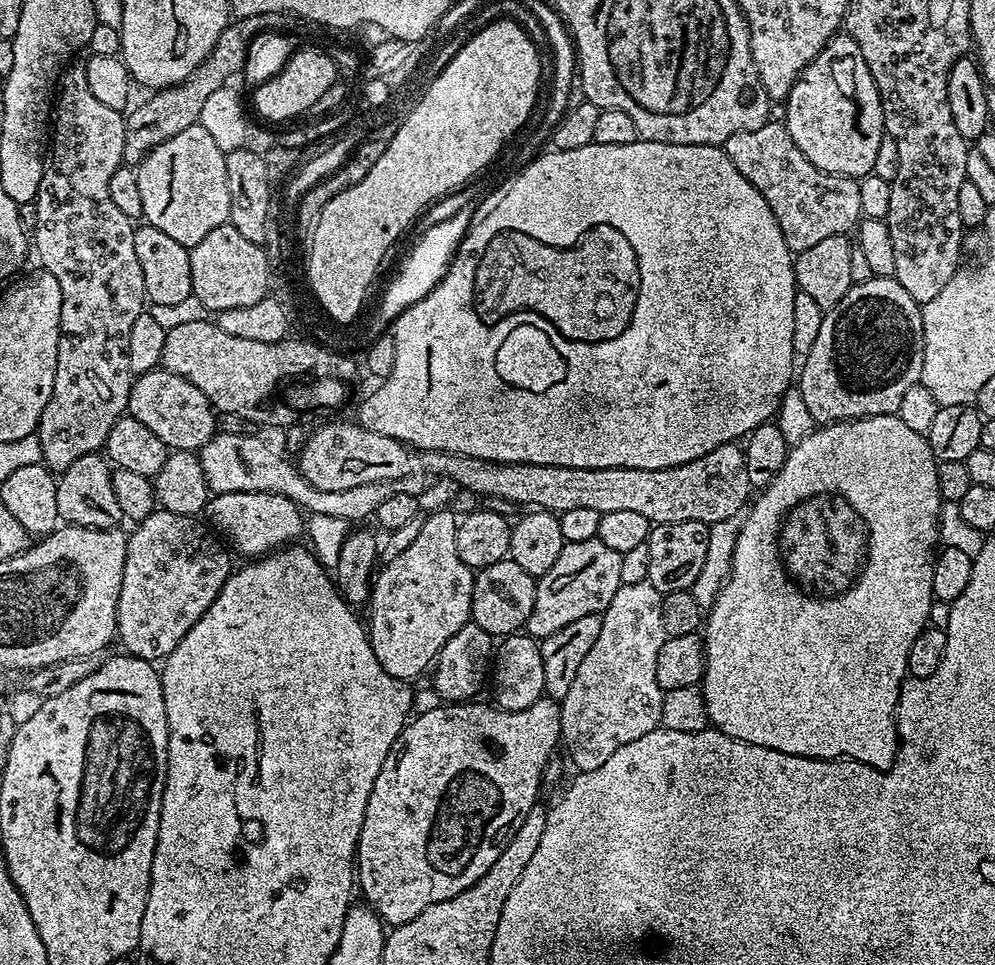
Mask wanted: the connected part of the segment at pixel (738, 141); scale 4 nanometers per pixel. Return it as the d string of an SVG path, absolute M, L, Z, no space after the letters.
M769 122L758 126L758 130L730 134L722 147L730 162L738 166L738 174L742 174L750 186L757 188L762 198L766 198L766 206L774 210L782 238L786 238L786 246L793 254L810 250L810 246L826 238L851 233L859 225L862 219L859 179L818 170L818 166L814 166L798 146L794 146L787 124Z

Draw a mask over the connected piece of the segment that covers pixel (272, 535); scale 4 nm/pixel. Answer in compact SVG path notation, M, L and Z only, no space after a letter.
M221 492L209 495L206 520L244 558L259 558L275 552L277 548L291 545L295 541L292 539L306 528L305 517L298 505L274 492Z

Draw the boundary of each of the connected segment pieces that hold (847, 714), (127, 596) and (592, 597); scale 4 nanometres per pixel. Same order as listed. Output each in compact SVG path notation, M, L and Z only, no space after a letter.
M893 414L891 416L863 416L861 420L837 420L835 424L825 424L813 427L812 433L802 442L791 445L788 450L788 457L778 470L774 479L766 485L759 493L760 496L751 501L746 515L743 517L740 533L737 536L737 544L733 550L732 567L728 572L727 580L720 588L712 607L707 609L706 623L702 628L702 639L704 642L704 676L702 679L702 691L704 693L704 705L708 711L708 722L711 727L718 729L722 734L730 738L738 738L742 742L750 742L754 746L766 746L770 750L778 750L782 754L794 754L795 756L812 756L815 760L838 760L851 758L859 764L869 764L872 768L887 770L896 761L898 751L898 705L900 703L900 685L908 676L908 659L910 658L910 646L914 646L914 638L922 634L925 628L929 627L928 615L930 606L934 599L932 587L934 586L934 566L938 551L940 491L938 490L938 463L935 454L930 450L927 435L923 431L915 432L906 421L903 415Z
M158 508L151 512L144 520L135 525L136 530L129 533L127 542L126 564L123 567L122 586L119 588L118 610L116 611L116 630L119 643L122 642L123 648L129 655L140 657L143 660L160 662L167 659L174 647L185 637L190 628L198 622L198 618L209 609L211 602L221 592L222 586L228 581L232 573L230 558L226 552L227 547L221 542L221 539L211 529L197 517L174 514L172 511L166 511Z
M595 539L565 544L562 554L558 554L558 562L554 562L554 566L550 566L550 570L546 570L546 574L537 579L534 606L526 625L527 635L543 638L554 634L554 630L562 630L562 626L570 626L570 622L575 622L577 618L586 618L586 614L603 614L614 594L618 593L621 578L622 553L610 550L606 542Z

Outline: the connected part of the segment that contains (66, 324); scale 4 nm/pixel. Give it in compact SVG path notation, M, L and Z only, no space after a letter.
M72 62L61 72L58 81L58 91L54 96L54 119L50 124L50 151L46 156L42 182L38 186L38 194L34 201L36 208L36 236L34 232L34 252L40 255L43 271L54 274L58 278L58 287L62 289L62 318L60 319L60 341L58 342L58 366L54 374L54 390L50 394L50 402L46 402L46 410L42 410L42 418L34 433L40 439L43 463L52 470L63 470L70 466L70 462L82 458L82 454L100 452L104 447L106 438L110 434L110 426L118 422L120 416L128 411L128 395L132 389L134 374L130 370L130 329L134 326L134 321L138 319L138 314L146 311L146 297L144 295L144 283L142 282L142 266L138 266L138 253L134 251L134 234L136 228L134 221L110 199L108 189L108 179L124 164L124 143L126 142L126 130L124 129L125 117L118 110L110 110L110 106L105 106L92 91L86 70L83 63Z

